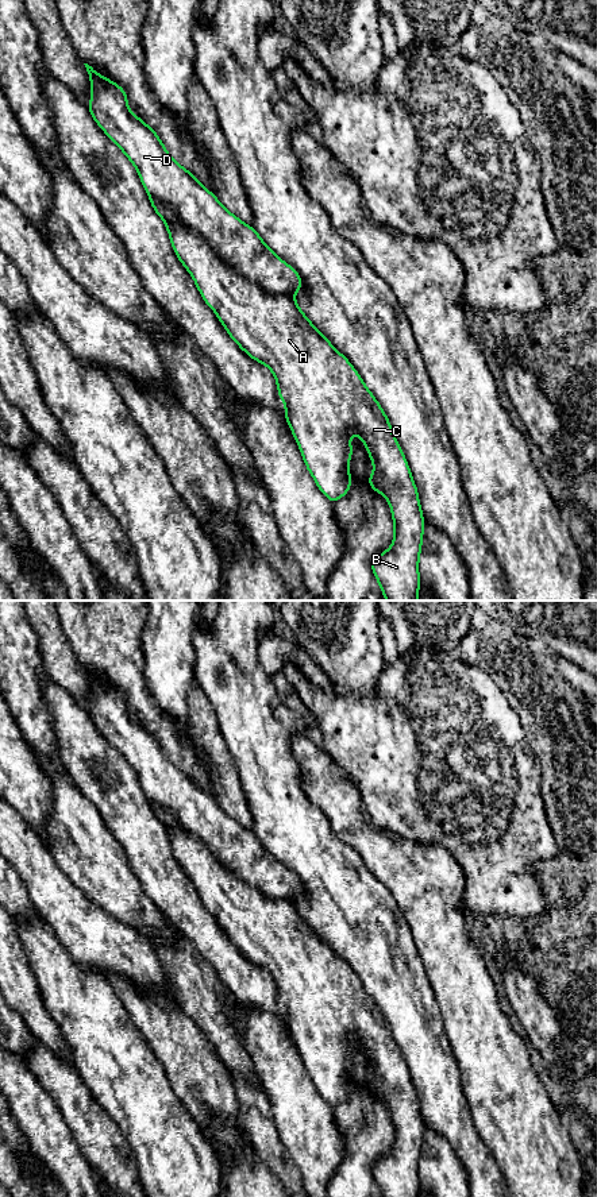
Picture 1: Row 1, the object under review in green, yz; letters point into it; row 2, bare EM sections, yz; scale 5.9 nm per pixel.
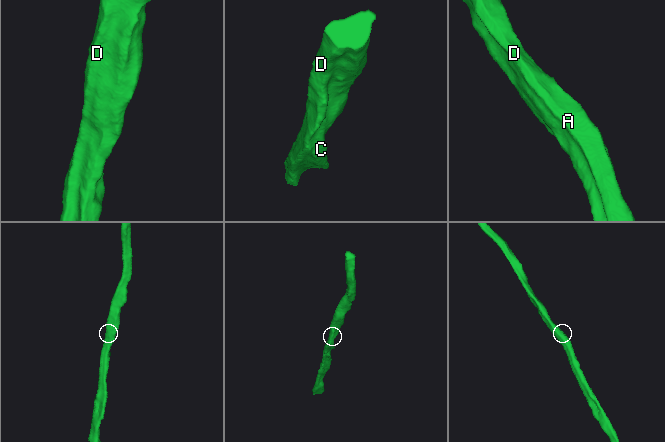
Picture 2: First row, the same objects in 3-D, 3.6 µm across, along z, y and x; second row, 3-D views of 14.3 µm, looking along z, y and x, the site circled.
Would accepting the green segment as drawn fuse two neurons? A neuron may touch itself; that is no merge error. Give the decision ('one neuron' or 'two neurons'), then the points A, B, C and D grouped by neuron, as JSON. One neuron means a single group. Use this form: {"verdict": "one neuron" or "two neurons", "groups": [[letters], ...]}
{"verdict": "two neurons", "groups": [["A", "B", "C"], ["D"]]}

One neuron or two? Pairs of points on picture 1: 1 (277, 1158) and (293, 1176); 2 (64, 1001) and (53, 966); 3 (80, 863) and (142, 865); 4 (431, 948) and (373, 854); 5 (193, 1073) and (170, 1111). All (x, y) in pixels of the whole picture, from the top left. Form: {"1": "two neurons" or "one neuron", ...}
{"1": "one neuron", "2": "one neuron", "3": "two neurons", "4": "one neuron", "5": "two neurons"}

